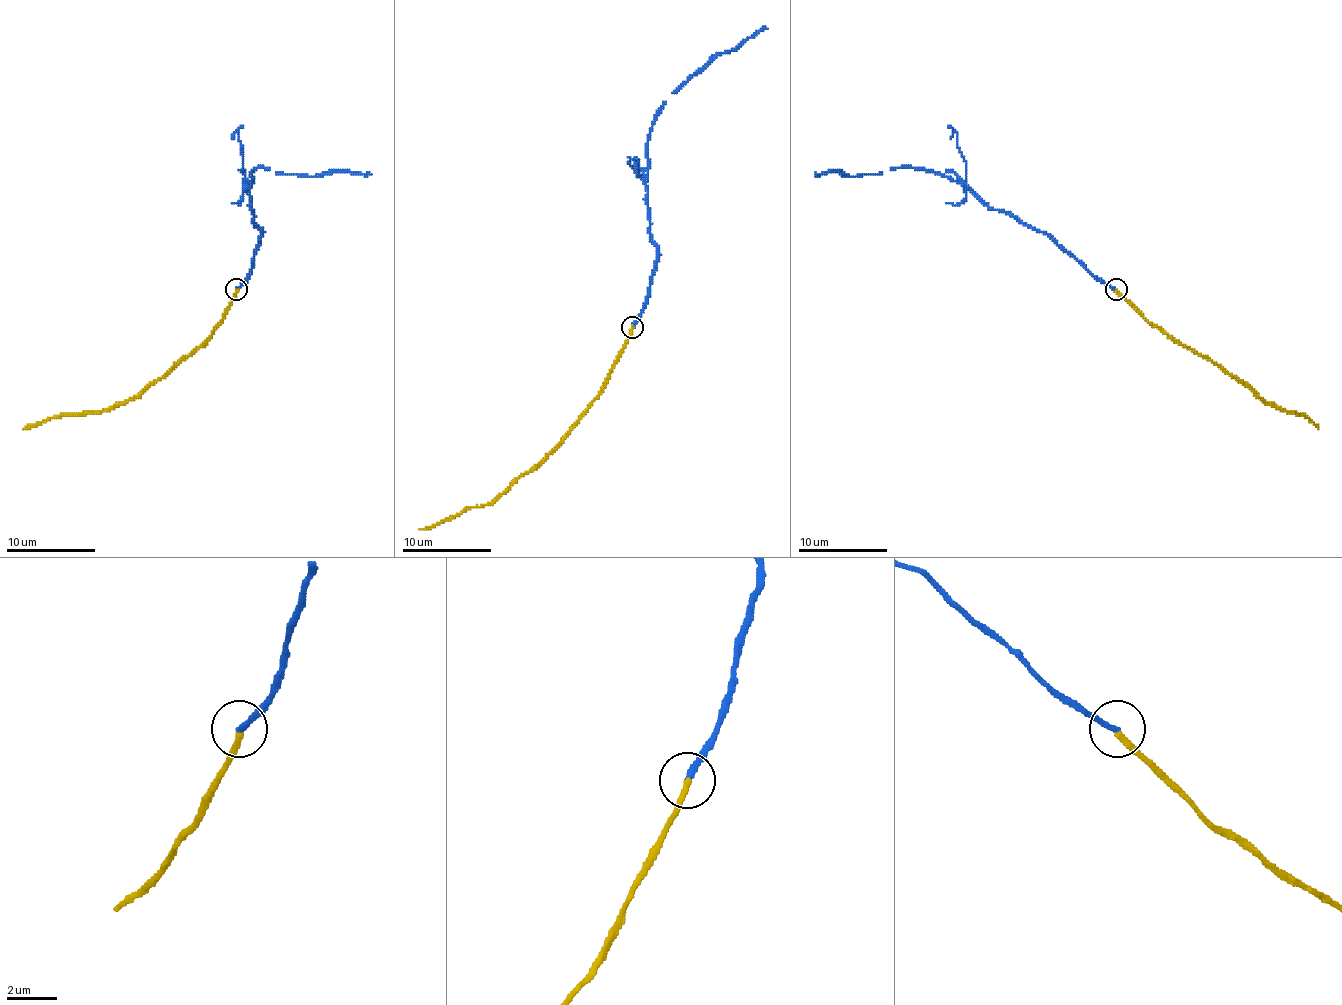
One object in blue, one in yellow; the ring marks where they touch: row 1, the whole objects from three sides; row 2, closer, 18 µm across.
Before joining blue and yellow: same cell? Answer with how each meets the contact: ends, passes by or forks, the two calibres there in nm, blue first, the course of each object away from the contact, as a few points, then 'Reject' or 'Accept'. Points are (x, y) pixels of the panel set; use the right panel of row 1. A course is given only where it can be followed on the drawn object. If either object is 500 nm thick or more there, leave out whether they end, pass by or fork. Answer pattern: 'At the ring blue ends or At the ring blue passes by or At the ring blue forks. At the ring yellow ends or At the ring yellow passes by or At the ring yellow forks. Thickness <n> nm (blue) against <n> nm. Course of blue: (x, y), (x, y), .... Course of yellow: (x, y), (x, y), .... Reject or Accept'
At the ring blue ends. At the ring yellow ends. Thickness 240 nm (blue) against 240 nm. Course of blue: (1116, 289), (1094, 278), (1043, 232), (990, 209), (968, 187), (932, 172), (910, 167), (846, 176), (817, 174). Course of yellow: (1116, 289), (1145, 318), (1221, 364), (1256, 396), (1296, 413), (1318, 429). Accept

